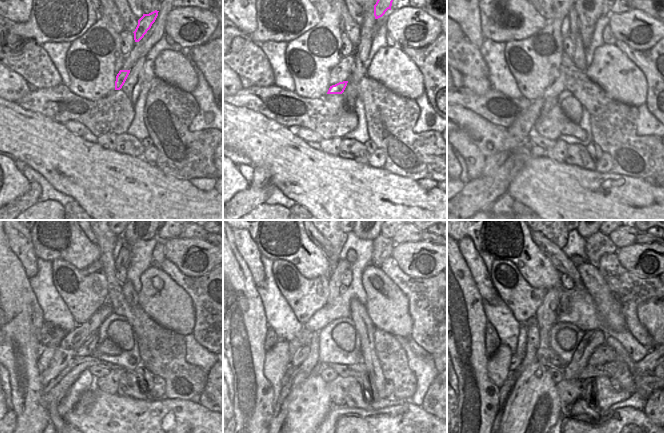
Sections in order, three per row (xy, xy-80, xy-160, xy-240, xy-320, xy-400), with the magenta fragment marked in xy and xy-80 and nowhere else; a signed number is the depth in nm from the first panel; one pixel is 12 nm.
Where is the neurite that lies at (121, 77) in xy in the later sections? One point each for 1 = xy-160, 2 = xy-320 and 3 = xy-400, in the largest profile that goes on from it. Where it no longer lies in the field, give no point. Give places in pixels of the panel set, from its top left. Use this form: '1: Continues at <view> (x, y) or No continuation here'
1: Continues at xy-160 (550, 102)
2: Continues at xy-320 (300, 355)
3: Continues at xy-400 (516, 361).

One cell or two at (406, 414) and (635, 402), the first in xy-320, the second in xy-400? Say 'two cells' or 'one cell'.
two cells

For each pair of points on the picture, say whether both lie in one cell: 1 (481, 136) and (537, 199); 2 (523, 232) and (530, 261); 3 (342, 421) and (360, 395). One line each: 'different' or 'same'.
1: same
2: same
3: different

